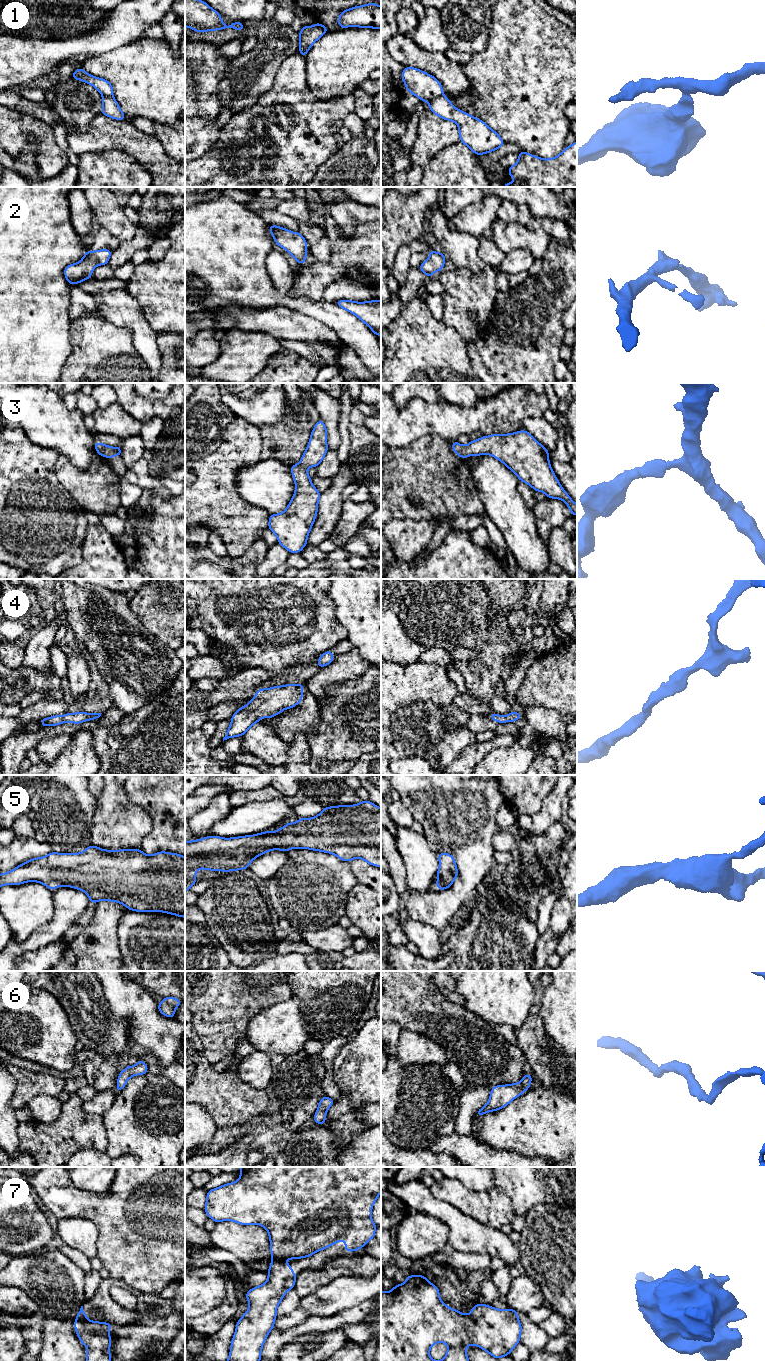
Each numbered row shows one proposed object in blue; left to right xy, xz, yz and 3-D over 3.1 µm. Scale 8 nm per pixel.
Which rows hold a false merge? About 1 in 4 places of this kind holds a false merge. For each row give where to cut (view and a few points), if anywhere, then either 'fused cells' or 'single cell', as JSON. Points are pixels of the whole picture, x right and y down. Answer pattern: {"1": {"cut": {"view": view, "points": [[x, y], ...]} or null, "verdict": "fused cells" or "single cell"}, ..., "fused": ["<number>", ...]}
{"1": {"cut": {"view": "yz", "points": [[442, 94], [434, 97], [429, 102]]}, "verdict": "fused cells"}, "2": {"cut": null, "verdict": "single cell"}, "3": {"cut": null, "verdict": "single cell"}, "4": {"cut": null, "verdict": "single cell"}, "5": {"cut": null, "verdict": "single cell"}, "6": {"cut": null, "verdict": "single cell"}, "7": {"cut": null, "verdict": "single cell"}, "fused": ["1"]}

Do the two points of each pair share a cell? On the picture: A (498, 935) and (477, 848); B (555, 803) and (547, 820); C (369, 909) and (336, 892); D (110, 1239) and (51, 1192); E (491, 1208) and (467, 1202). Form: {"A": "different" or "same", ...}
{"A": "different", "B": "same", "C": "different", "D": "same", "E": "same"}

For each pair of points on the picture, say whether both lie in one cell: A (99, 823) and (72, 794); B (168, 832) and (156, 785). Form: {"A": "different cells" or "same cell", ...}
{"A": "different cells", "B": "same cell"}

